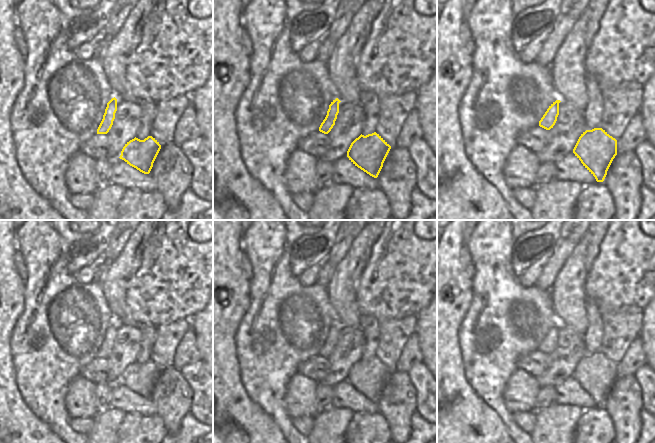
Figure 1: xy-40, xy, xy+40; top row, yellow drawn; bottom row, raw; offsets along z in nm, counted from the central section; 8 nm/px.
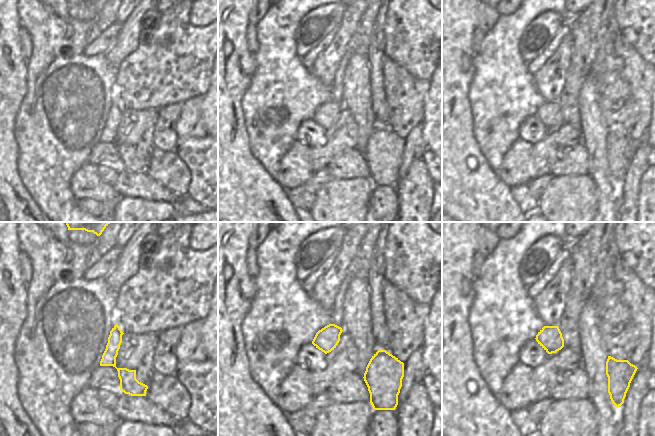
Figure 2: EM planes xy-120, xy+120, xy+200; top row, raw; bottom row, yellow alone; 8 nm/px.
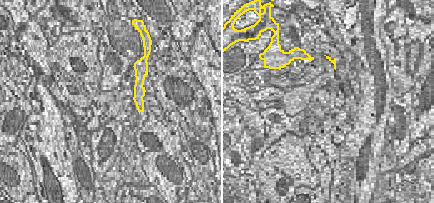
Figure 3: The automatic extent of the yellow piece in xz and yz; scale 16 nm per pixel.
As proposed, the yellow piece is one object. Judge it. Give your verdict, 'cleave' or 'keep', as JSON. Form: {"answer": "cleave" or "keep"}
{"answer": "keep"}

